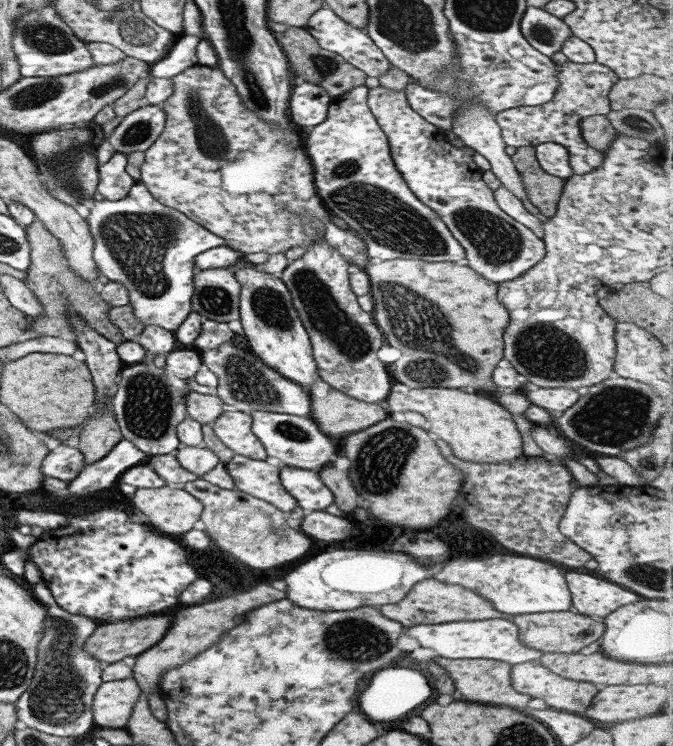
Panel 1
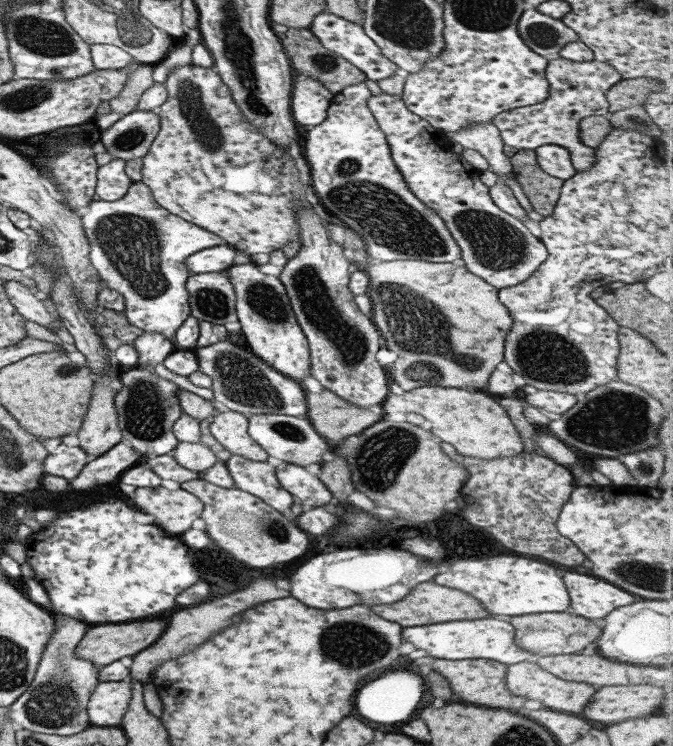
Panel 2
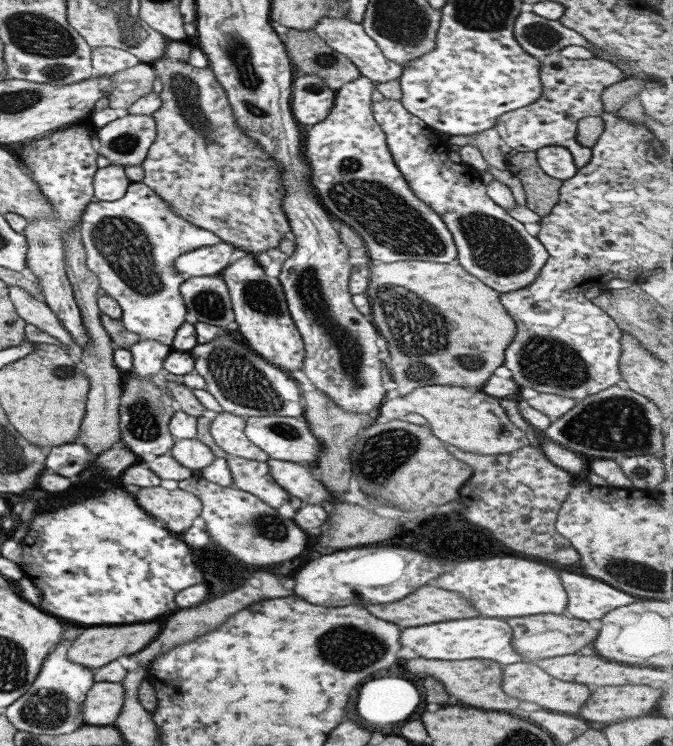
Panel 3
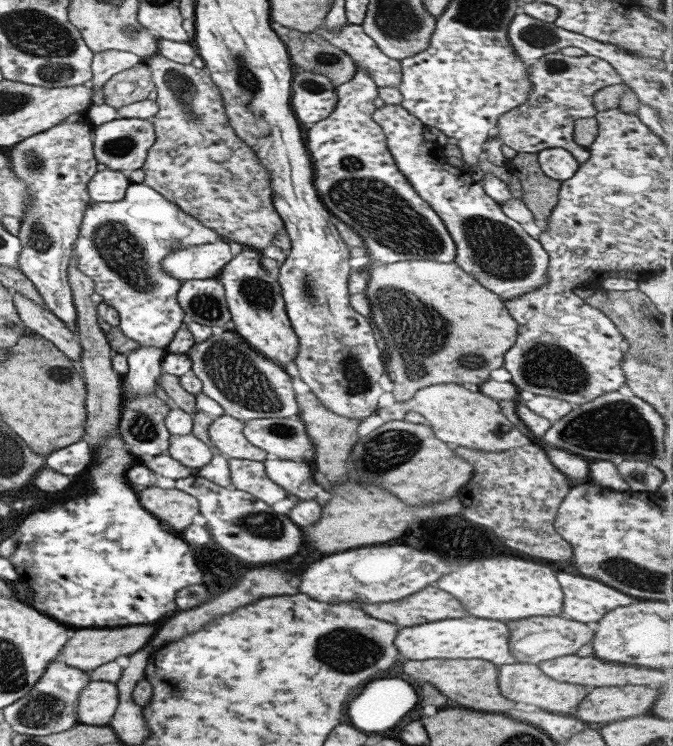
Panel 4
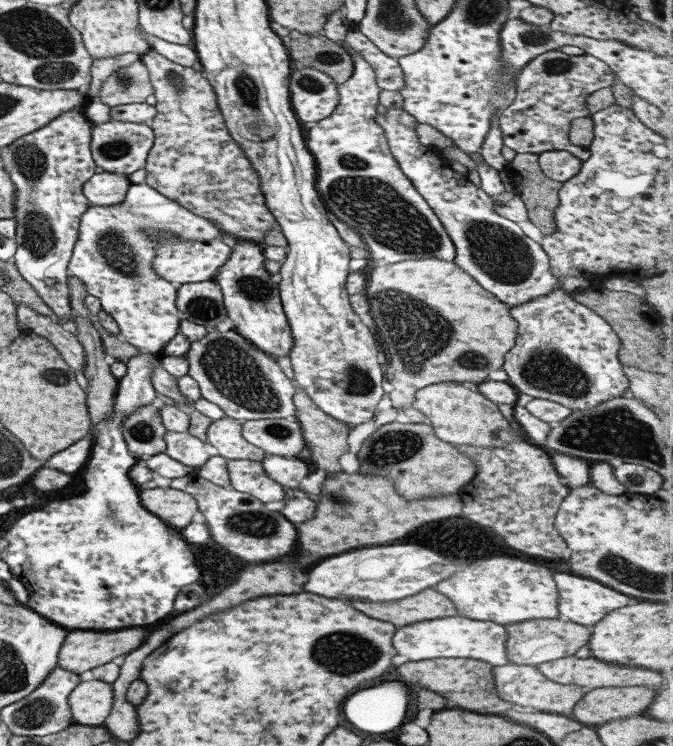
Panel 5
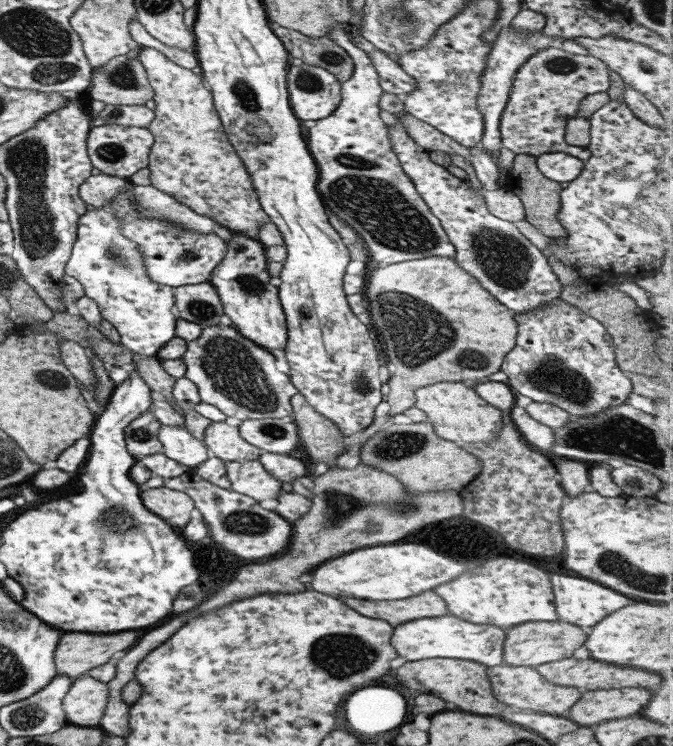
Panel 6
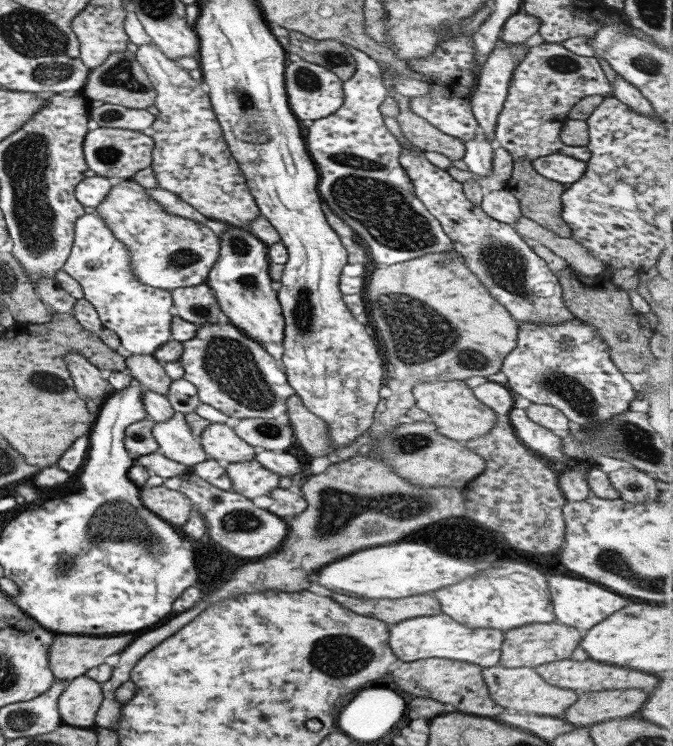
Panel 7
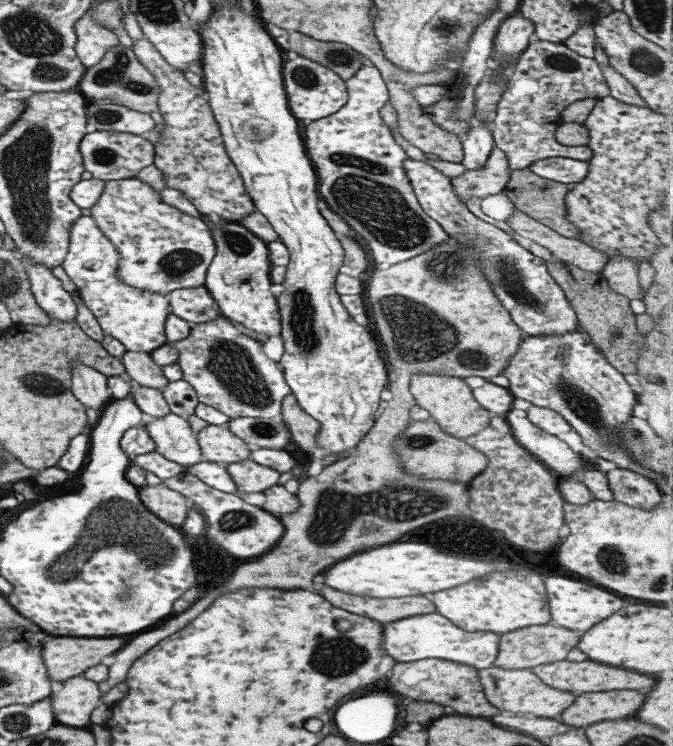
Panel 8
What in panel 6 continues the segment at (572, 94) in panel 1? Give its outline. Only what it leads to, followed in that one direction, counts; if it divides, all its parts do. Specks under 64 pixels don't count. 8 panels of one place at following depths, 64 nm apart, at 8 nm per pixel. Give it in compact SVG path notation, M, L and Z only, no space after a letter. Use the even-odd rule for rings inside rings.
M557 45L555 47L545 48L537 51L537 53L530 56L518 69L515 73L515 76L512 80L512 86L510 94L508 95L508 101L506 102L505 108L501 111L498 129L500 132L500 145L511 152L514 152L516 155L526 154L534 158L536 156L548 153L548 152L564 152L569 156L574 156L579 160L585 162L590 155L590 152L586 149L586 147L574 147L568 145L565 142L564 134L565 134L565 125L569 119L572 119L576 116L578 108L580 107L580 100L585 98L588 94L605 92L609 88L610 83L610 70L606 67L606 64L601 62L601 60L595 58L594 56L589 55L571 55L563 50L560 50Z

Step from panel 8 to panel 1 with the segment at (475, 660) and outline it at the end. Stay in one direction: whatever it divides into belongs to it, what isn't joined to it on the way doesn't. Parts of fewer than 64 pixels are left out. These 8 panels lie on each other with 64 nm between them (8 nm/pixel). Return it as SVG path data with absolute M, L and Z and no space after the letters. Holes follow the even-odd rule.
M506 619L487 620L460 620L445 621L443 624L416 624L410 626L407 634L419 642L423 648L431 648L437 652L437 656L443 658L481 659L491 658L501 662L509 662L510 665L535 661L541 655L540 650L527 648L518 639L518 628L513 621Z

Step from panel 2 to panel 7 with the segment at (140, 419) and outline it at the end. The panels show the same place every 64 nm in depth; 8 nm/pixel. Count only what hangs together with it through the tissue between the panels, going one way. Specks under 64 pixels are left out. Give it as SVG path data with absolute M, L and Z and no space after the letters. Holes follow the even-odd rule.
M147 417L129 424L124 430L123 444L127 454L136 460L138 456L151 454L158 450L152 435L154 421Z

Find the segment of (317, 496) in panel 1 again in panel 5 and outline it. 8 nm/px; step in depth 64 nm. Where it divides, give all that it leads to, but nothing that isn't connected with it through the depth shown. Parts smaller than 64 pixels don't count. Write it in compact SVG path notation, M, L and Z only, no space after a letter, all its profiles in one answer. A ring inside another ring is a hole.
M265 454L260 460L265 474L282 487L298 490L299 482L307 476L307 465L298 458L283 458Z

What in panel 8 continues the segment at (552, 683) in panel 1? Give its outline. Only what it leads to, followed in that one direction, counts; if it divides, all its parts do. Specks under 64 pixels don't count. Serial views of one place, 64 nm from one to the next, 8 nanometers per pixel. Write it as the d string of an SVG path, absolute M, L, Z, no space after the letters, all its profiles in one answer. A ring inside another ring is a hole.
M491 666L479 669L478 677L489 704L493 704L495 708L501 708L501 710L523 712L523 714L527 712L527 714L541 716L541 718L543 716L555 718L573 702L573 694L545 686L545 683L528 668L504 669Z

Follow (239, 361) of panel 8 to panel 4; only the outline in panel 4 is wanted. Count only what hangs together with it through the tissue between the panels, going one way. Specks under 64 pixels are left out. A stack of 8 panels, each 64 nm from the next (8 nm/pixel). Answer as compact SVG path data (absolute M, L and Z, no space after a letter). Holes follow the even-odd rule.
M216 330L207 340L194 342L188 348L186 355L191 361L189 372L201 382L200 392L217 402L225 415L245 422L254 418L289 418L298 414L296 395L293 394L290 377L285 373L283 367L261 356L243 338L235 335L235 332Z

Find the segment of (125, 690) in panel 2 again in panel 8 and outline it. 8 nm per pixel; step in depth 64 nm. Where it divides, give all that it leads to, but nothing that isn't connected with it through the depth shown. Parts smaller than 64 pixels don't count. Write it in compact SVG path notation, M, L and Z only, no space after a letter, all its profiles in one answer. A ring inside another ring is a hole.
M83 674L55 686L50 703L57 724L86 728L91 711L99 704L100 694L97 684Z

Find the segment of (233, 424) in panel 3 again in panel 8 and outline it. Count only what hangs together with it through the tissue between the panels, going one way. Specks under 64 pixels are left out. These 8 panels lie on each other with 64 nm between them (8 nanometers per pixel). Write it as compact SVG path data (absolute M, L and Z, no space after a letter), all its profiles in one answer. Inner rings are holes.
M207 425L196 433L203 461L226 466L250 458L248 446L225 425Z

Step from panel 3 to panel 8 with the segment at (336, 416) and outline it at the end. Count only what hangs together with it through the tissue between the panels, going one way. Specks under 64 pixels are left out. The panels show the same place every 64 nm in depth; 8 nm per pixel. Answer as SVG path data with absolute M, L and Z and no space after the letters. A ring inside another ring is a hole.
M289 393L282 400L279 418L284 422L290 432L290 438L301 448L301 450L316 455L320 450L316 441L316 434L319 432L320 424L311 418Z

